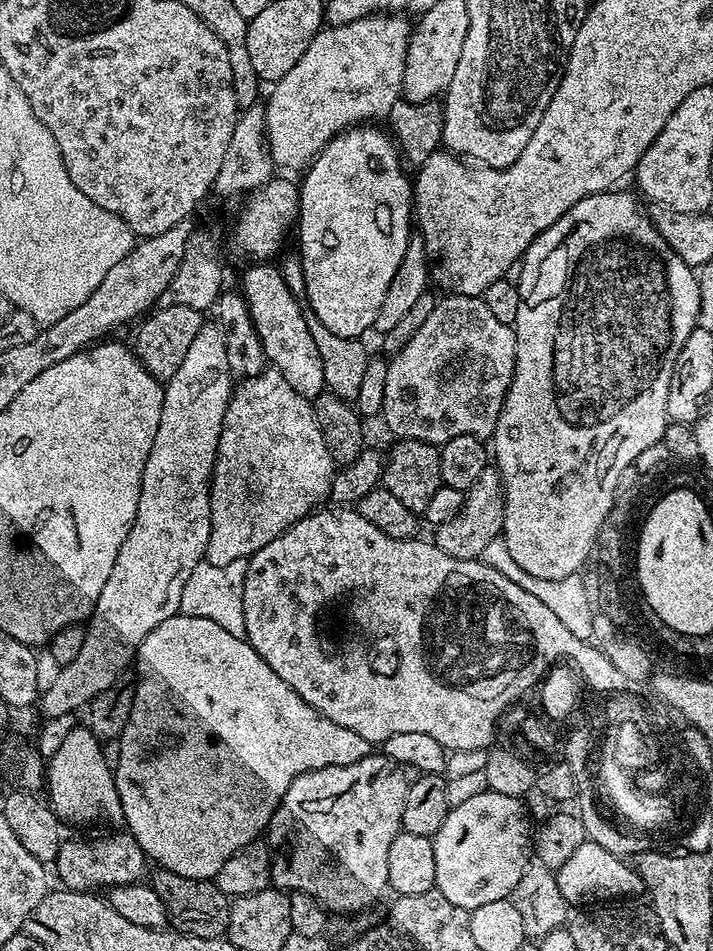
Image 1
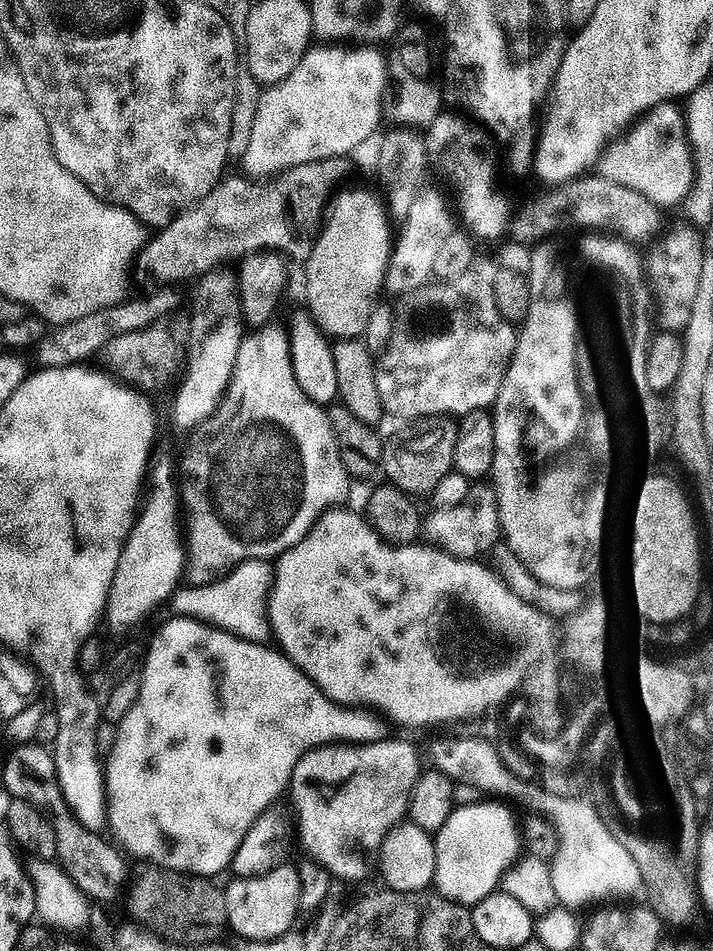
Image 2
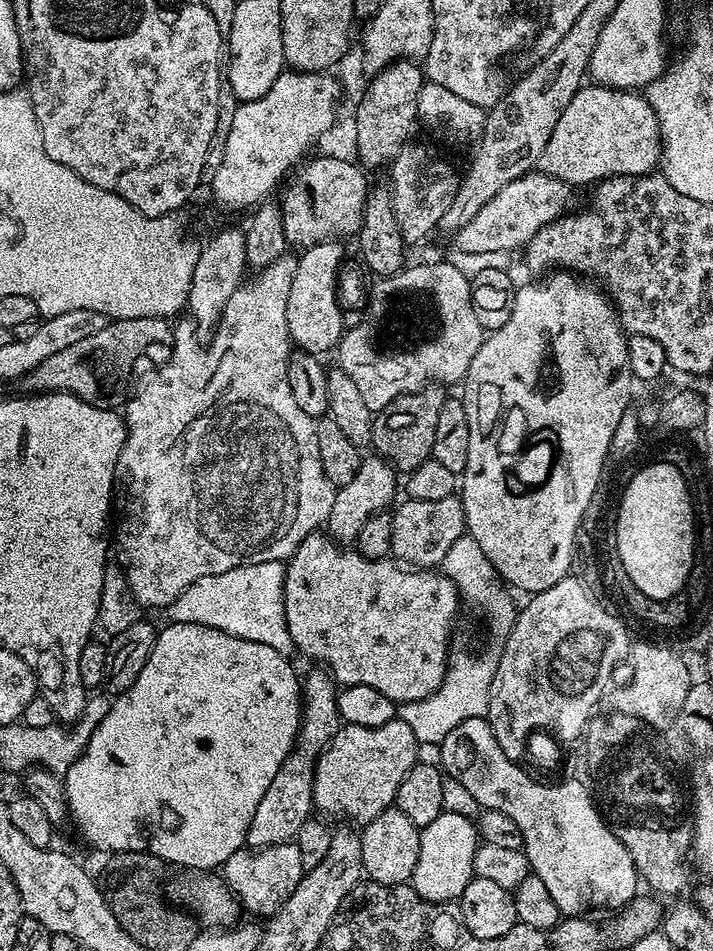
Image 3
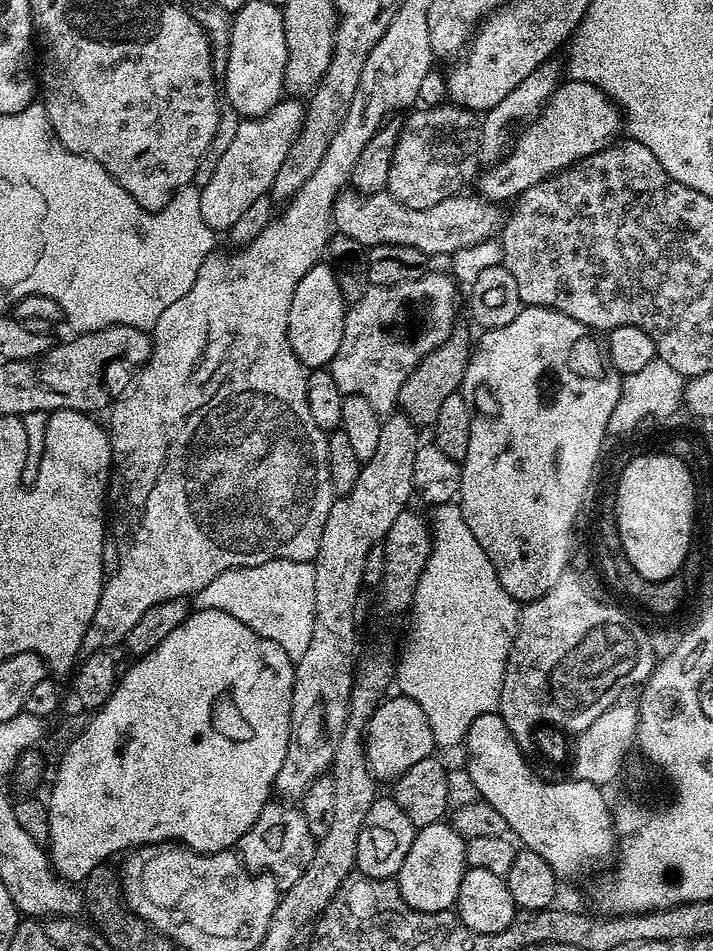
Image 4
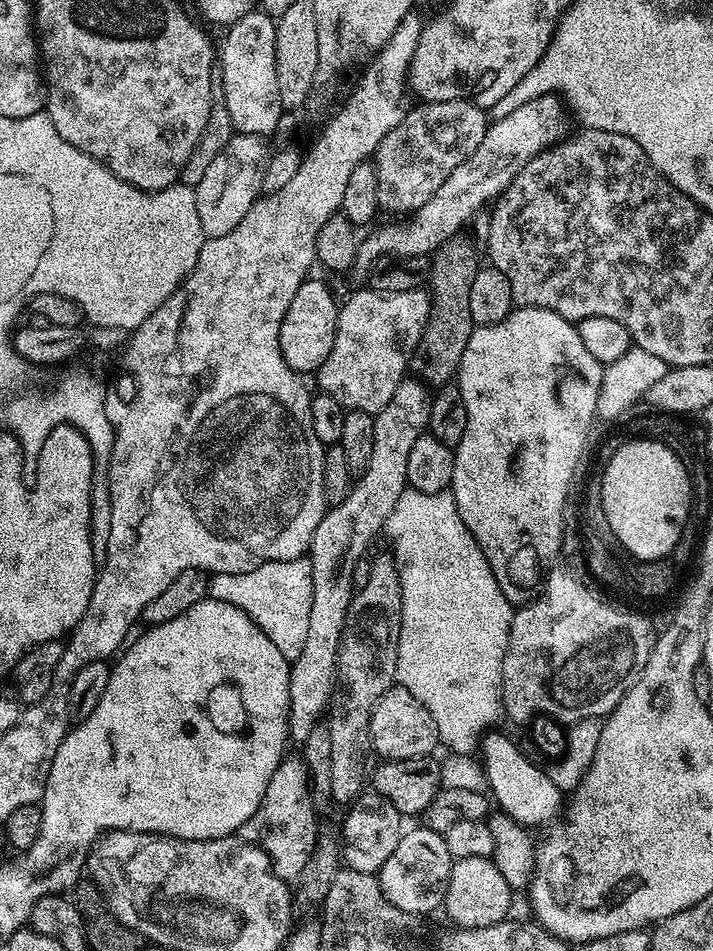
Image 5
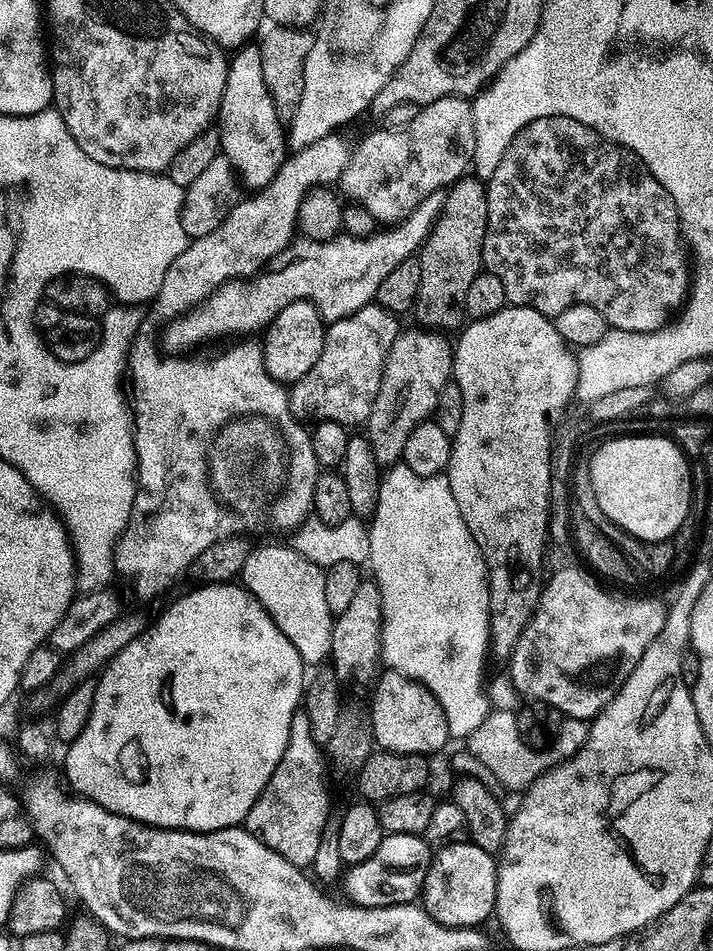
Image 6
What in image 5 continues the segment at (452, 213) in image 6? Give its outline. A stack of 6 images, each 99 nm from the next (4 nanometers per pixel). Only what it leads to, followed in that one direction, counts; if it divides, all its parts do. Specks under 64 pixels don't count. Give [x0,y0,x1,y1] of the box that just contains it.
[422,239,478,385]

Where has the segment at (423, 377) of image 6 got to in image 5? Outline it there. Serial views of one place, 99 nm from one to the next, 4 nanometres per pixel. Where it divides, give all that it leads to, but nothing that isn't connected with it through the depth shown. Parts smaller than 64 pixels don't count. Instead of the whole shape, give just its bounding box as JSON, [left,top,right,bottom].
[288,378,432,742]

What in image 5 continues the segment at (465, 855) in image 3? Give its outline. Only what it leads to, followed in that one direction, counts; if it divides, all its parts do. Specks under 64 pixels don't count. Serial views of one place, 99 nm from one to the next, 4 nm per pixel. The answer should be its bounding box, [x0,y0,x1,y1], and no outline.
[378,826,454,916]

